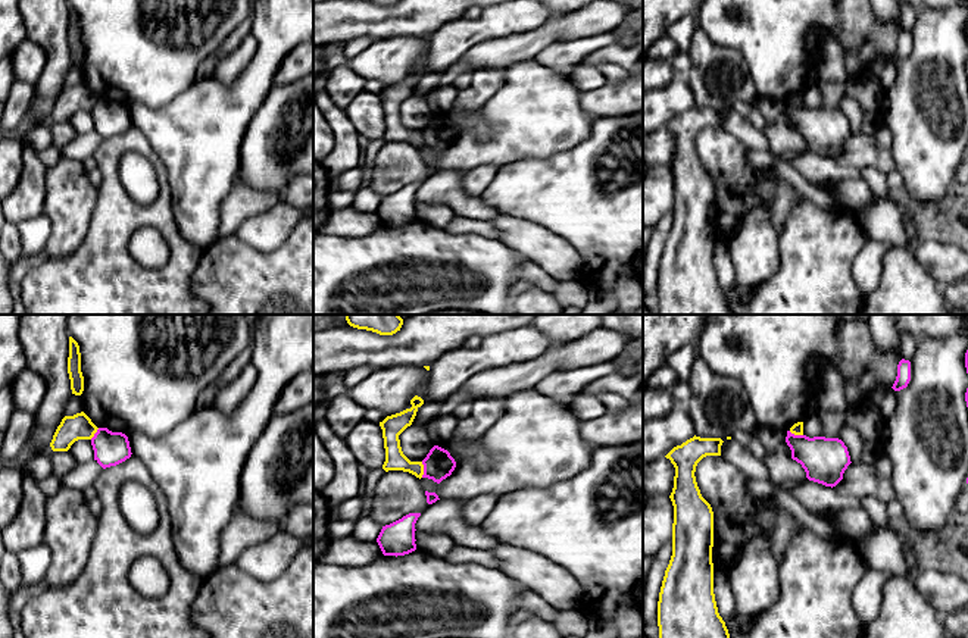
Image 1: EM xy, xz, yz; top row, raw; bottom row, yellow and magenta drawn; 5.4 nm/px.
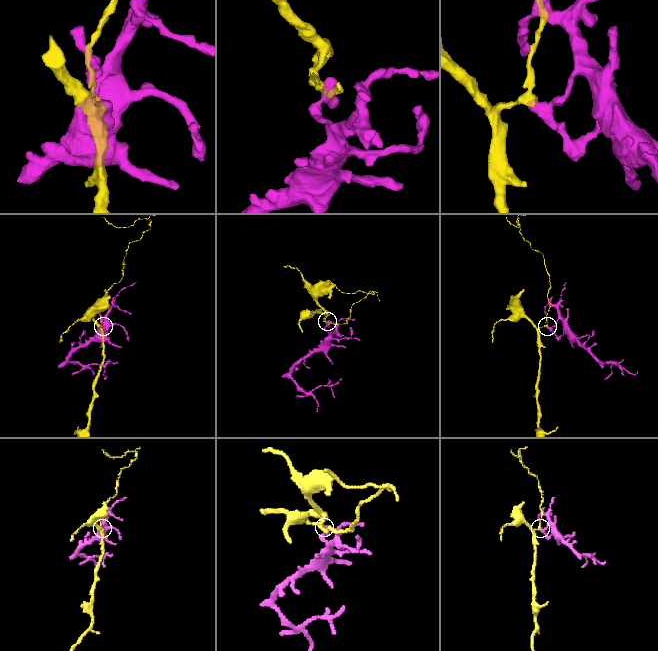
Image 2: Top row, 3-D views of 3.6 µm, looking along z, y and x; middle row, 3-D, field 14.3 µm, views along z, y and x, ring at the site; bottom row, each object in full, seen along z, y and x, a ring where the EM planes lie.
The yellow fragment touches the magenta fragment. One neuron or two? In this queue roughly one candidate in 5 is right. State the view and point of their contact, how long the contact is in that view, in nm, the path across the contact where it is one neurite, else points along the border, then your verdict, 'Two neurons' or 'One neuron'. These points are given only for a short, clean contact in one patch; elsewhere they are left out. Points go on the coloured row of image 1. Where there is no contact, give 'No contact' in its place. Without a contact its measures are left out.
Touches yellow at xz (422, 469). Shared border 90 nm. Boundary: xz (421, 462), (422, 477). Two neurons

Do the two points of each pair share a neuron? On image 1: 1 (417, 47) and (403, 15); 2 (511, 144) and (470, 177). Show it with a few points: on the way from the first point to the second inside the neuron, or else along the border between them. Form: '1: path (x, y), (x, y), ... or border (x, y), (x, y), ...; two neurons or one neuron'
1: border (422, 37), (389, 37), (378, 41); two neurons
2: border (499, 166), (474, 166), (461, 171); two neurons

